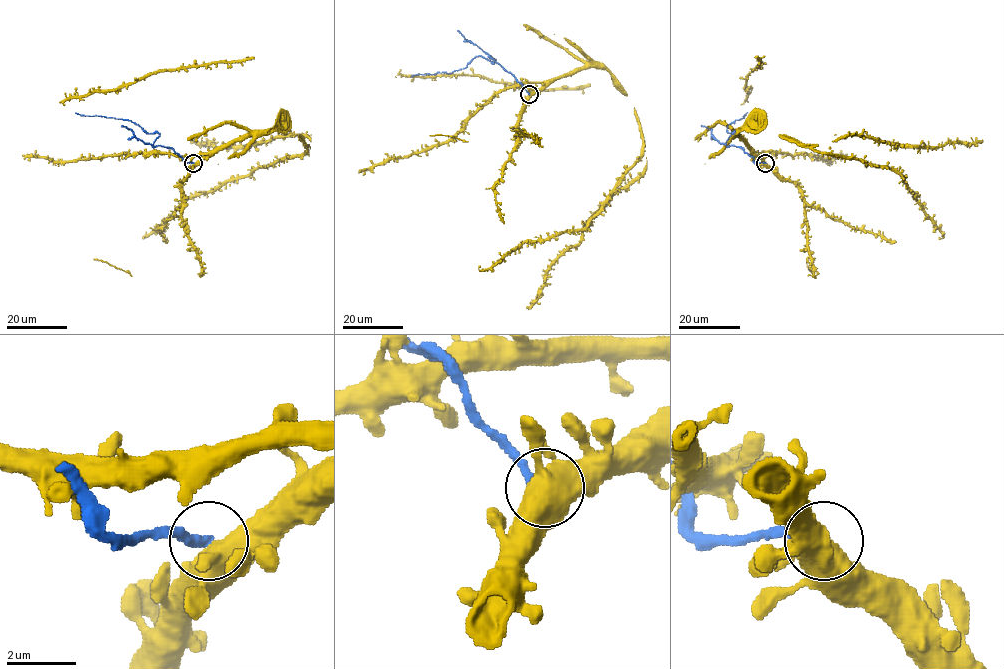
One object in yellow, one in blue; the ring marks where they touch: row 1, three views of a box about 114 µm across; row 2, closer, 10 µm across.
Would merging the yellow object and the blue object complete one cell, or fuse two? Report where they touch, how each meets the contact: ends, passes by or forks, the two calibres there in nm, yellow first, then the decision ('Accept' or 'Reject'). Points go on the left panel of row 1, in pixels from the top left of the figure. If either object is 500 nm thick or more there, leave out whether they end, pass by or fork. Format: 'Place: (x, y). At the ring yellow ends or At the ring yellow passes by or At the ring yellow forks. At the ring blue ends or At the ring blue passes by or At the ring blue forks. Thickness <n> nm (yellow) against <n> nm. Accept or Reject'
Place: (193, 163). Thickness 550 nm (yellow) against 320 nm. Reject

